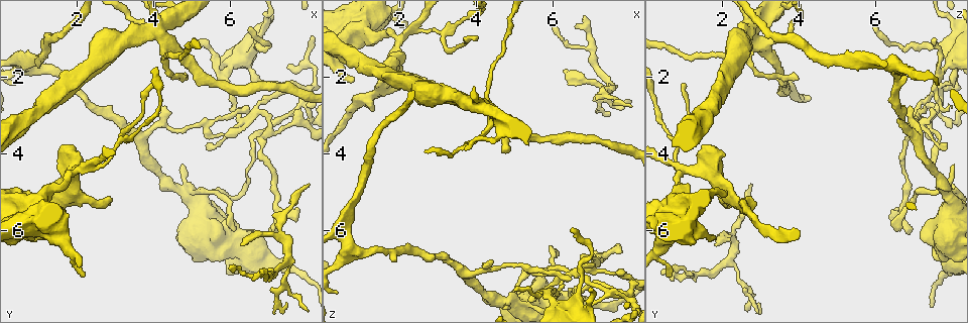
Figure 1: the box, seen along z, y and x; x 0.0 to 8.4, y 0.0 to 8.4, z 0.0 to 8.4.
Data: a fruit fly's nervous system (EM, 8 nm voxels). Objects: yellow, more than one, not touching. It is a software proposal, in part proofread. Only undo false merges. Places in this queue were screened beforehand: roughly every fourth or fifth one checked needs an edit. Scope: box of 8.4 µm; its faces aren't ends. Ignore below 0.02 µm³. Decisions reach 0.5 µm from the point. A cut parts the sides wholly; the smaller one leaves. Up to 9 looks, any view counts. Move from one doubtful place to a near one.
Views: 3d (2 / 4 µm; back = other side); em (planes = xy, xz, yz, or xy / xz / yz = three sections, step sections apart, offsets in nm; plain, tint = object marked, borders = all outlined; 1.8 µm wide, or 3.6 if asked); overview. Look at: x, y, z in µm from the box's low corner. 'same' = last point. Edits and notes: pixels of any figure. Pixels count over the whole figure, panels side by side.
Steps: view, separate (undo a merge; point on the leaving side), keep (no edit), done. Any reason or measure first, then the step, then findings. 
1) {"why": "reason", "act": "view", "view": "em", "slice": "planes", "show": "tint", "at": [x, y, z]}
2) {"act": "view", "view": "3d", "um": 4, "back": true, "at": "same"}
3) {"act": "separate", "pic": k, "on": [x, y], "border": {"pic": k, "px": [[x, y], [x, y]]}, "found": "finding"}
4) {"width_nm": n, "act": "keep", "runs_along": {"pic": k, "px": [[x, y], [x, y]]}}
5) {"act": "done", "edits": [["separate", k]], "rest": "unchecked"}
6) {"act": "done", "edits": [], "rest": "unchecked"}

{"why": "branch point", "act": "view", "view": "em", "slice": "planes", "show": "tint", "at": [7.50, 6.80, 2.20]}

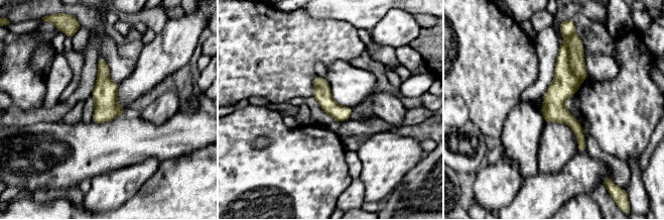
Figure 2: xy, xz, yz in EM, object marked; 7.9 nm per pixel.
{"act": "separate", "pic": 2, "on": [575, 47], "found": "two neurons meet here"}

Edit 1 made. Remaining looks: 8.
{"act": "view", "view": "overview"}

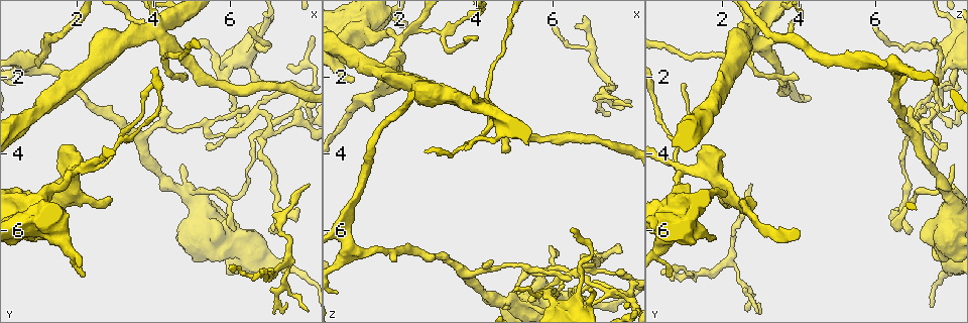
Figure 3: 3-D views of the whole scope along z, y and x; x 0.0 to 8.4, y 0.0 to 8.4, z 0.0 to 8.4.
{"why": "three-way junction", "act": "view", "view": "em", "slice": "planes", "show": "tint", "at": [6.60, 2.90, 7.10]}

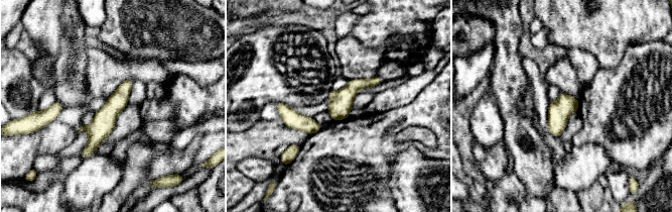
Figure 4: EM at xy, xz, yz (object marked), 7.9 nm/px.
{"act": "keep", "runs_along": {"pic": 4, "px": [[130, 82], [83, 155]]}, "found": "continuous, no second neuron"}

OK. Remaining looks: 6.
{"why": "calibre changes", "act": "view", "view": "3d", "um": 4, "at": [4.10, 0.80, 2.70]}

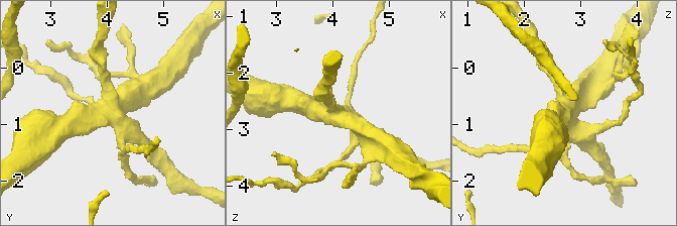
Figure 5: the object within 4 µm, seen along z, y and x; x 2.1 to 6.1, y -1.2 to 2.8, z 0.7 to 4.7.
{"act": "view", "view": "em", "slice": "planes", "show": "borders", "at": [4.05, 0.75, 2.70]}

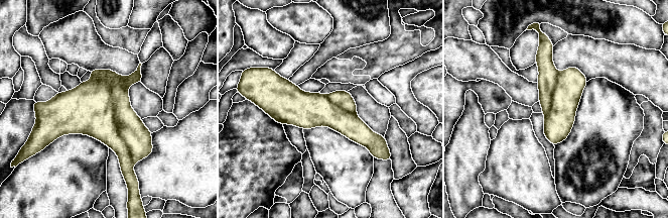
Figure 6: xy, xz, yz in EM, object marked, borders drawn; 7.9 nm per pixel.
{"act": "separate", "pic": 6, "on": [89, 109], "found": "two neurons meet here"}

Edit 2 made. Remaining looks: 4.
{"why": "see it whole again", "act": "view", "view": "overview"}

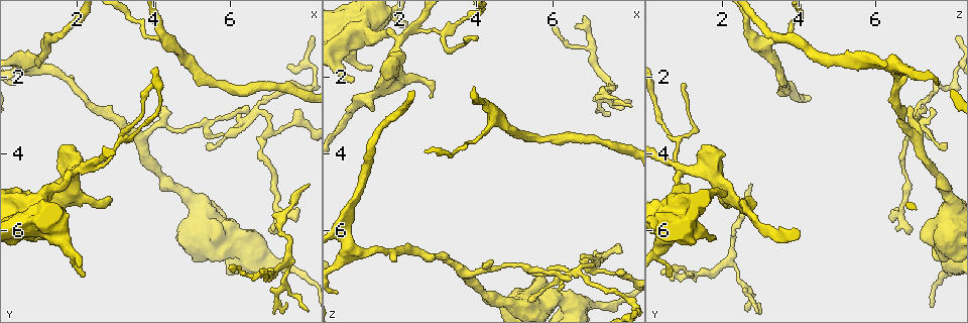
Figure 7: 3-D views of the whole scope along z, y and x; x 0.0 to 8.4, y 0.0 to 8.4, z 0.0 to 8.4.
{"why": "thick turns thin", "act": "view", "view": "em", "slice": "planes", "show": "tint", "at": [1.90, 4.40, 1.40]}

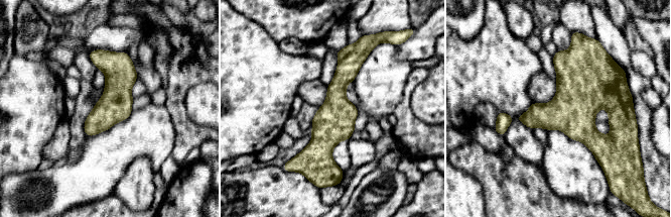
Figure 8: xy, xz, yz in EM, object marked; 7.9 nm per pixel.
{"act": "separate", "pic": 8, "on": [347, 70], "part_leaving": {"pic": 8, "px": [[354, 53], [325, 135], [327, 171]]}, "found": "a second neuron is stuck on"}

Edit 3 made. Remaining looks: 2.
{"act": "done", "edits": [["separate", 2], ["separate", 6], ["separate", 8]], "rest": "unchecked"}

